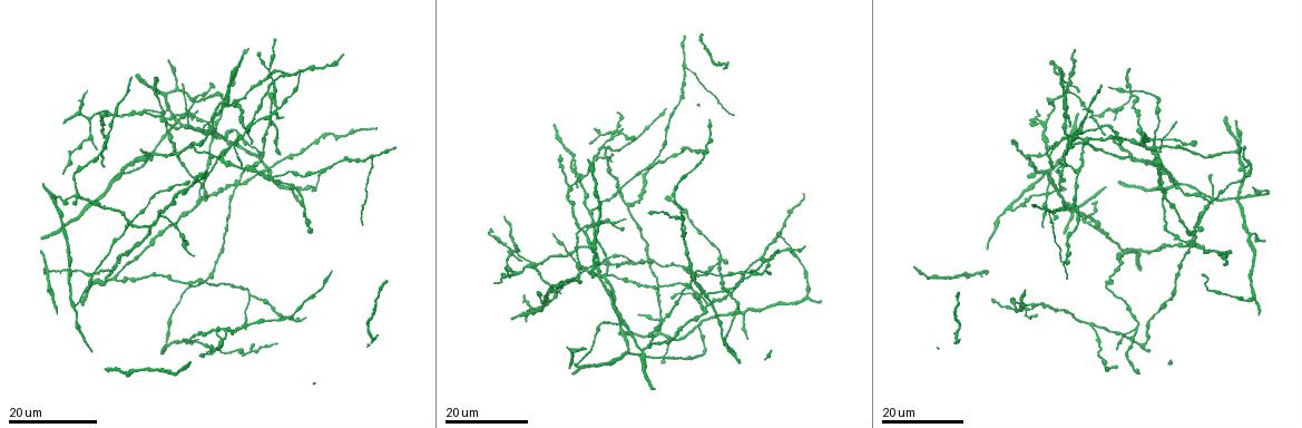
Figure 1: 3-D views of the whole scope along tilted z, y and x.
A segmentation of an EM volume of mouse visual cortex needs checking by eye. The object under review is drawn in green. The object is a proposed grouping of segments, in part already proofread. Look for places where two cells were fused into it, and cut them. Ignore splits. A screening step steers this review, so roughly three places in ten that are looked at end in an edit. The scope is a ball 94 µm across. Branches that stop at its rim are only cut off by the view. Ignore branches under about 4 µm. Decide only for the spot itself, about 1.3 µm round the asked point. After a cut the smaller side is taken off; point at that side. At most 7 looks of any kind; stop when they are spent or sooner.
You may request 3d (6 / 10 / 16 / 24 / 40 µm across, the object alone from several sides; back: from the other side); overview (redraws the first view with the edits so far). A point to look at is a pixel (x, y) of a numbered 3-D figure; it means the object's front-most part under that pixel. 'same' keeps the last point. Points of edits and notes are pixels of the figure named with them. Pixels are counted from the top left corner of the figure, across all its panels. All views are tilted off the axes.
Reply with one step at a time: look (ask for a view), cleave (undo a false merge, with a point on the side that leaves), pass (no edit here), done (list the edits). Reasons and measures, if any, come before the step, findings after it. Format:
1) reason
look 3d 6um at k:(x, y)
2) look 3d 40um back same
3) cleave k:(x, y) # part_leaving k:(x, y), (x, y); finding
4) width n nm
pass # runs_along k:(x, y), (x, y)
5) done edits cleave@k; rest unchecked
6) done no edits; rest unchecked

four arms meet
look 3d 16um at 1:(107, 135)

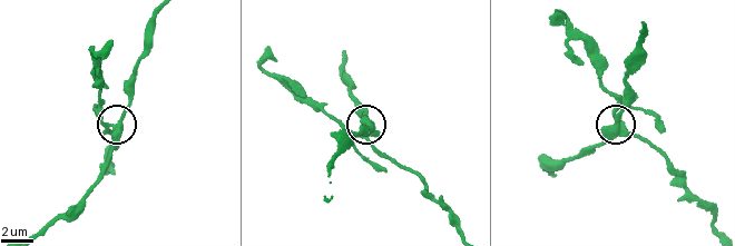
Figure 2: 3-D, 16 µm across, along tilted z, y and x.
look 3d 10um at 2:(109, 128)

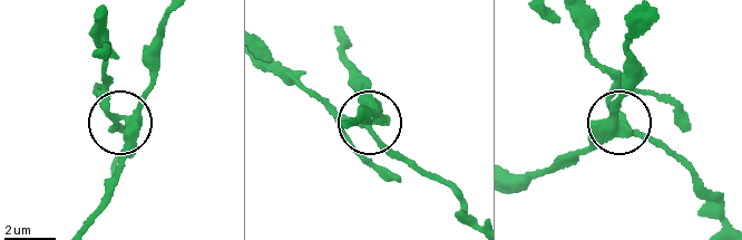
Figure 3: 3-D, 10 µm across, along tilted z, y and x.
from behind
look 3d 10um back at 3:(119, 121)

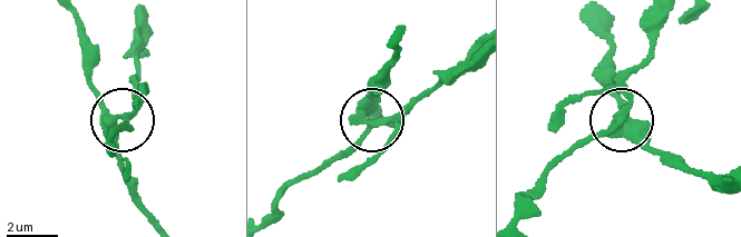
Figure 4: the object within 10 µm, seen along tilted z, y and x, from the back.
cleave 4:(387, 146) # part_leaving 4:(367, 121), (347, 151), (289, 188), (267, 214); a second cell is stuck on

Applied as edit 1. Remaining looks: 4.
three arms meet
look 3d 24um at 1:(275, 106)

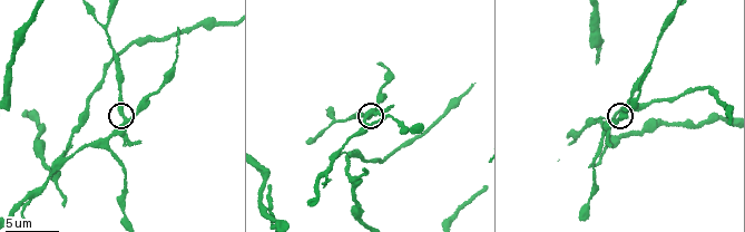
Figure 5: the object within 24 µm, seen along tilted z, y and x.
look 3d 10um at 5:(127, 117)

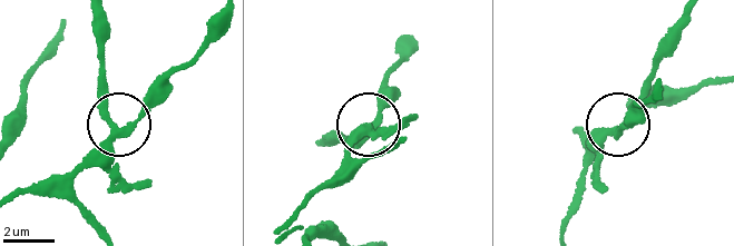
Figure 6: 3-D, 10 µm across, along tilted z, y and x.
arms 3
cleave 6:(107, 95) # part_leaving 6:(116, 129), (104, 100), (104, 23); two cells meet here

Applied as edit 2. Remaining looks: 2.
done edits cleave@4, cleave@6; rest unchecked

